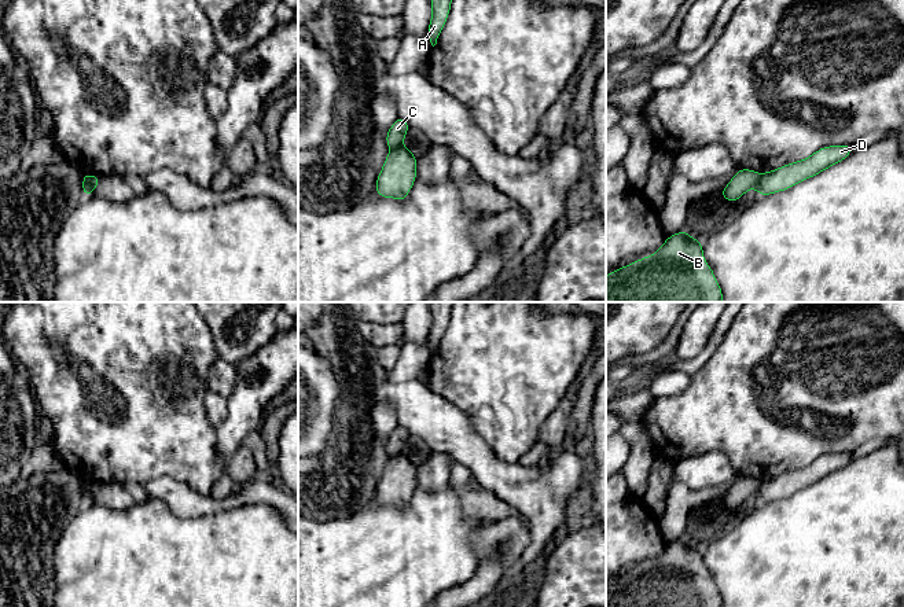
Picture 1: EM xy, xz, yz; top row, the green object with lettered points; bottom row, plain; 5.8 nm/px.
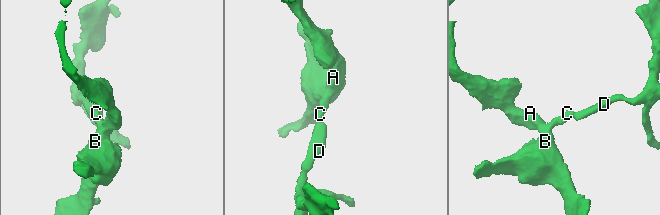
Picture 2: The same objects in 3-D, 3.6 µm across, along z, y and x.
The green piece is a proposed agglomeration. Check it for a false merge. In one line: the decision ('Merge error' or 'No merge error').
Merge error

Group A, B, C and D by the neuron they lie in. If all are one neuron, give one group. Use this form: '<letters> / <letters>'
A B C / D

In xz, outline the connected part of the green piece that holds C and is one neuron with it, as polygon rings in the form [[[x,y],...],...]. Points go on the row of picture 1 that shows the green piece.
[[[397,117],[385,137],[386,144],[390,147],[390,150],[403,147],[408,129],[409,129],[408,122]]]

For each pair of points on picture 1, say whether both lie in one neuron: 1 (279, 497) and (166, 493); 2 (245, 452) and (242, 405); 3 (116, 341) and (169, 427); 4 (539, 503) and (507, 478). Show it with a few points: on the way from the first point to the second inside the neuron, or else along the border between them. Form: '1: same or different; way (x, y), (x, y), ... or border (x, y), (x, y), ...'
1: same; way (252, 496), (243, 496), (223, 504), (194, 504)
2: different; border (242, 445), (226, 462)
3: same; way (118, 363), (118, 371), (124, 382), (147, 405)
4: same; way (530, 495), (515, 484)

